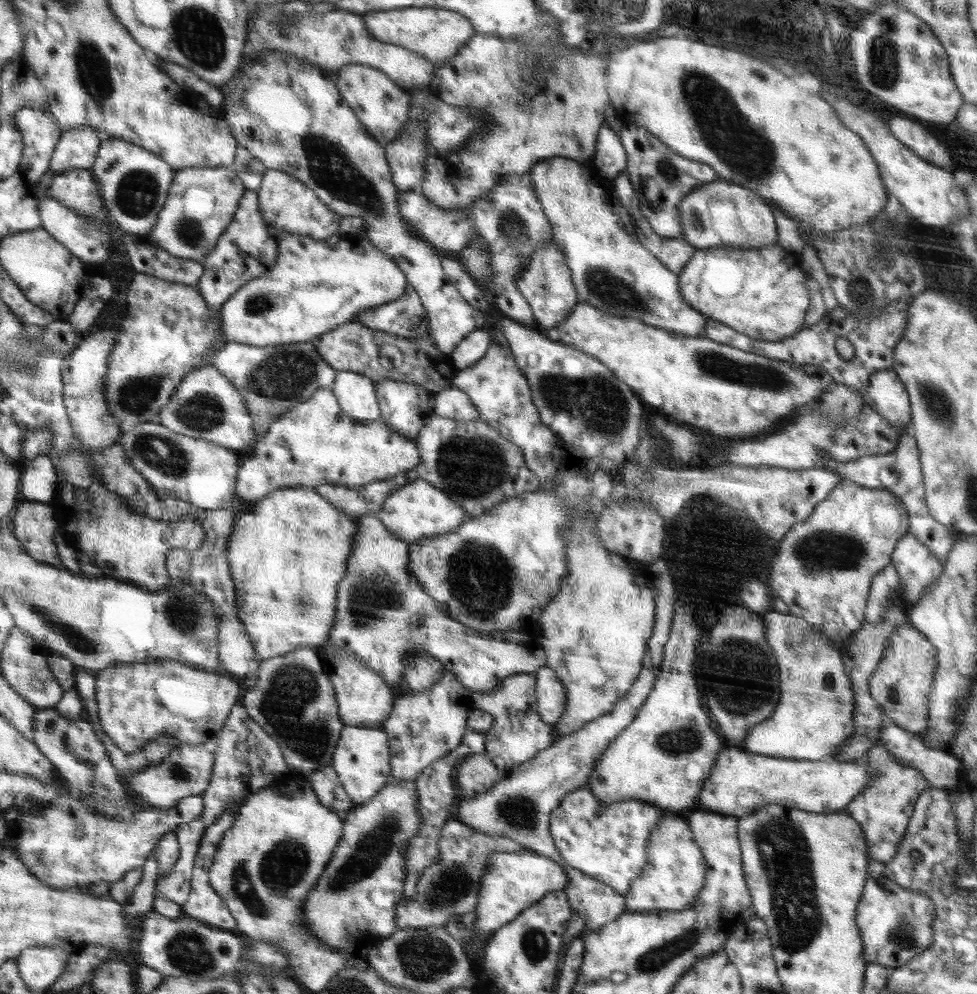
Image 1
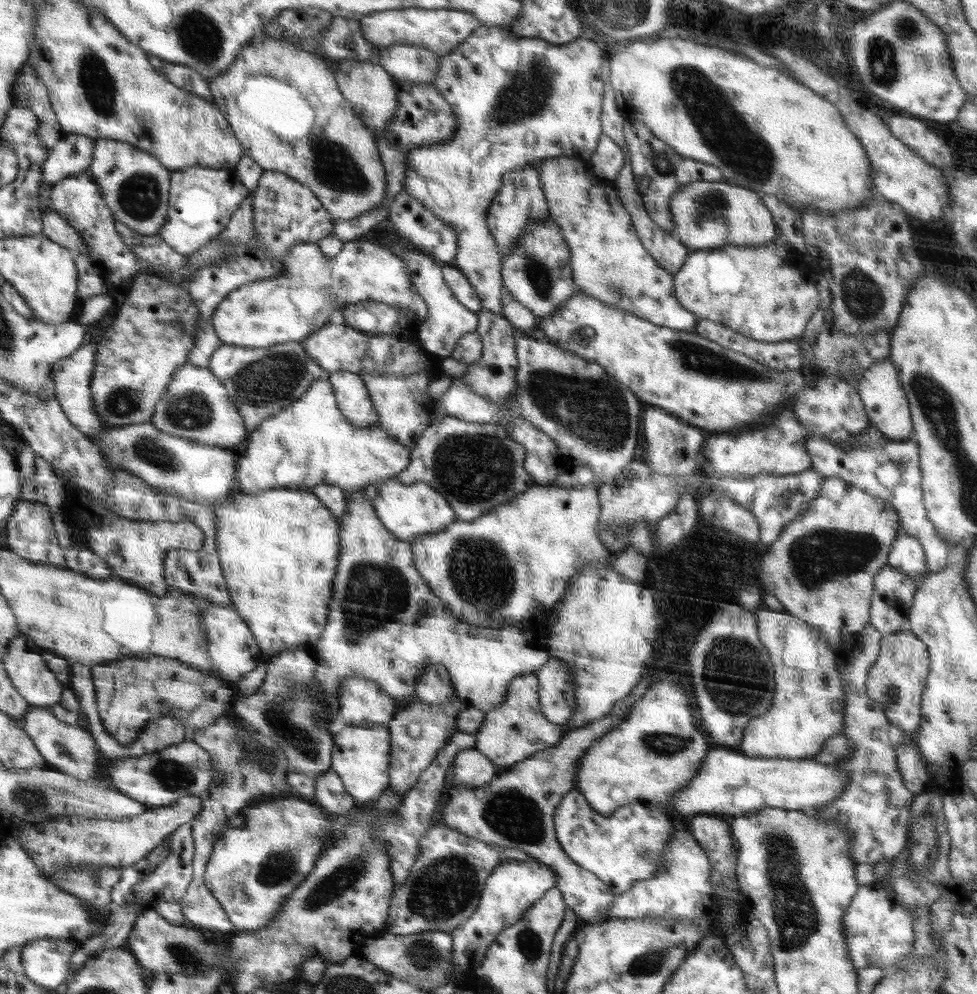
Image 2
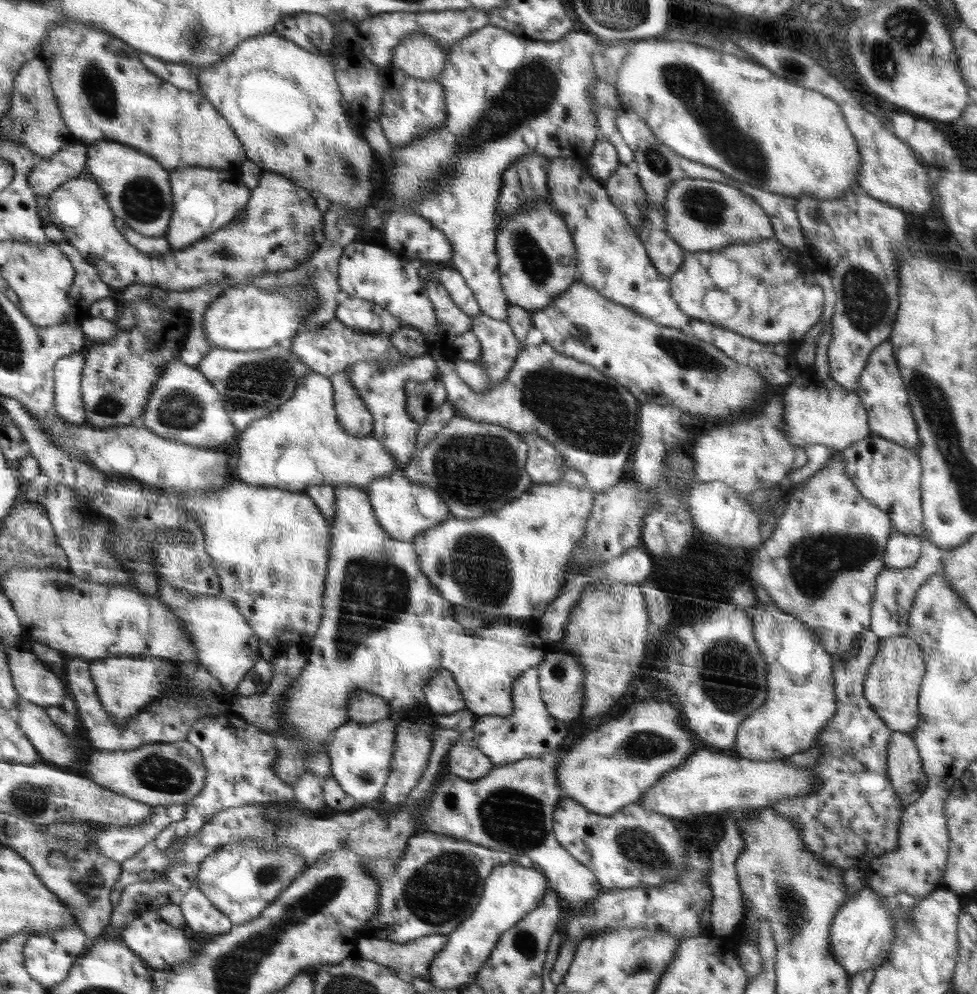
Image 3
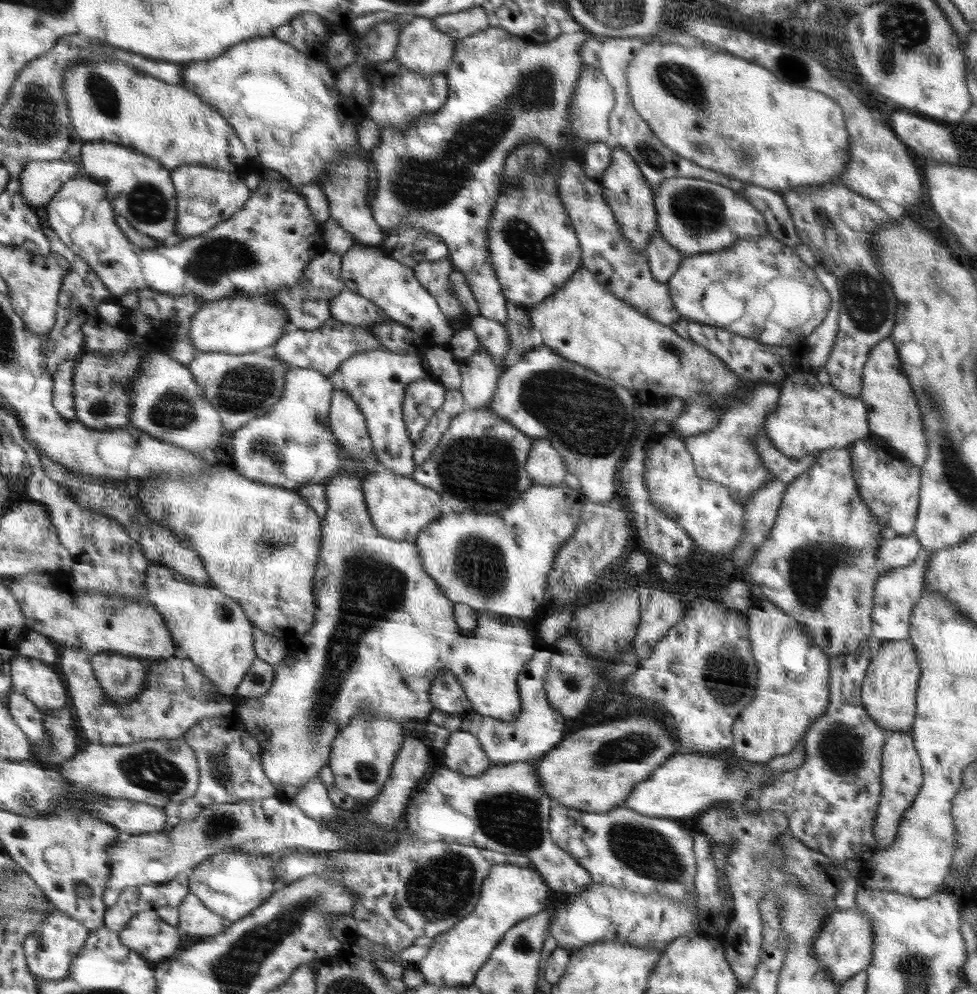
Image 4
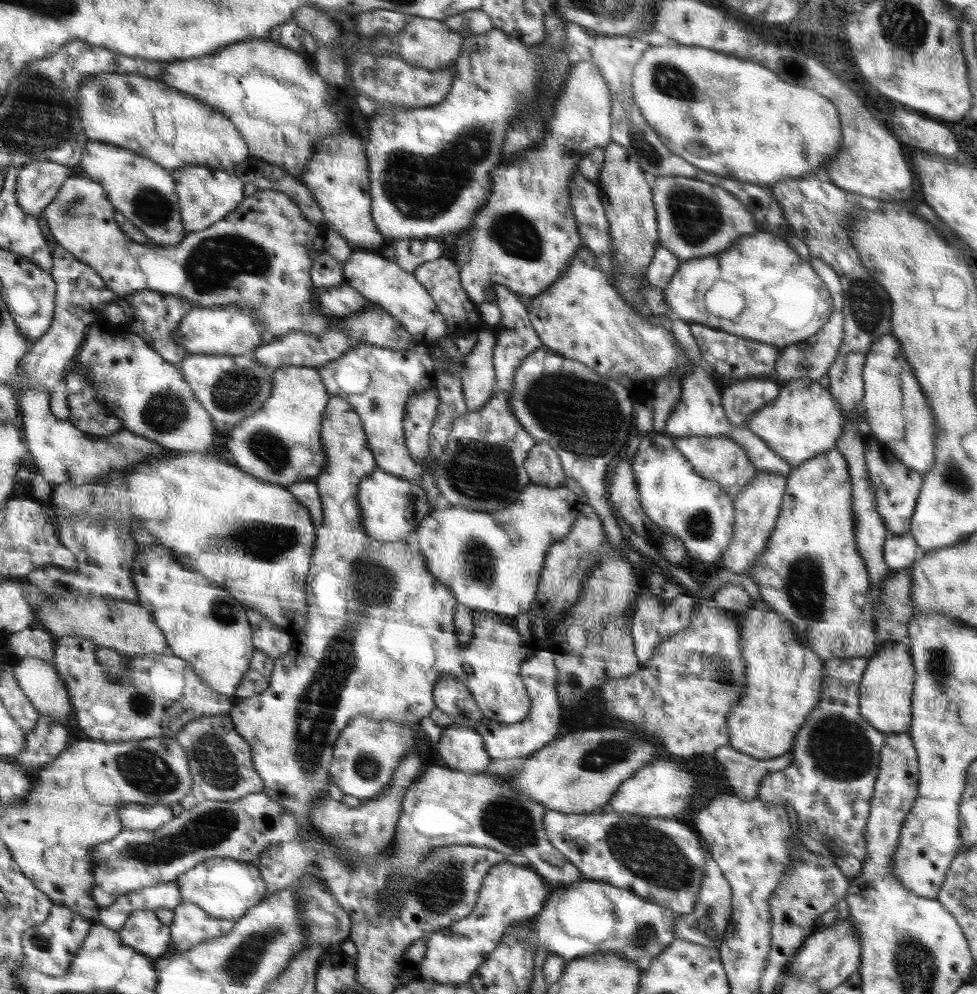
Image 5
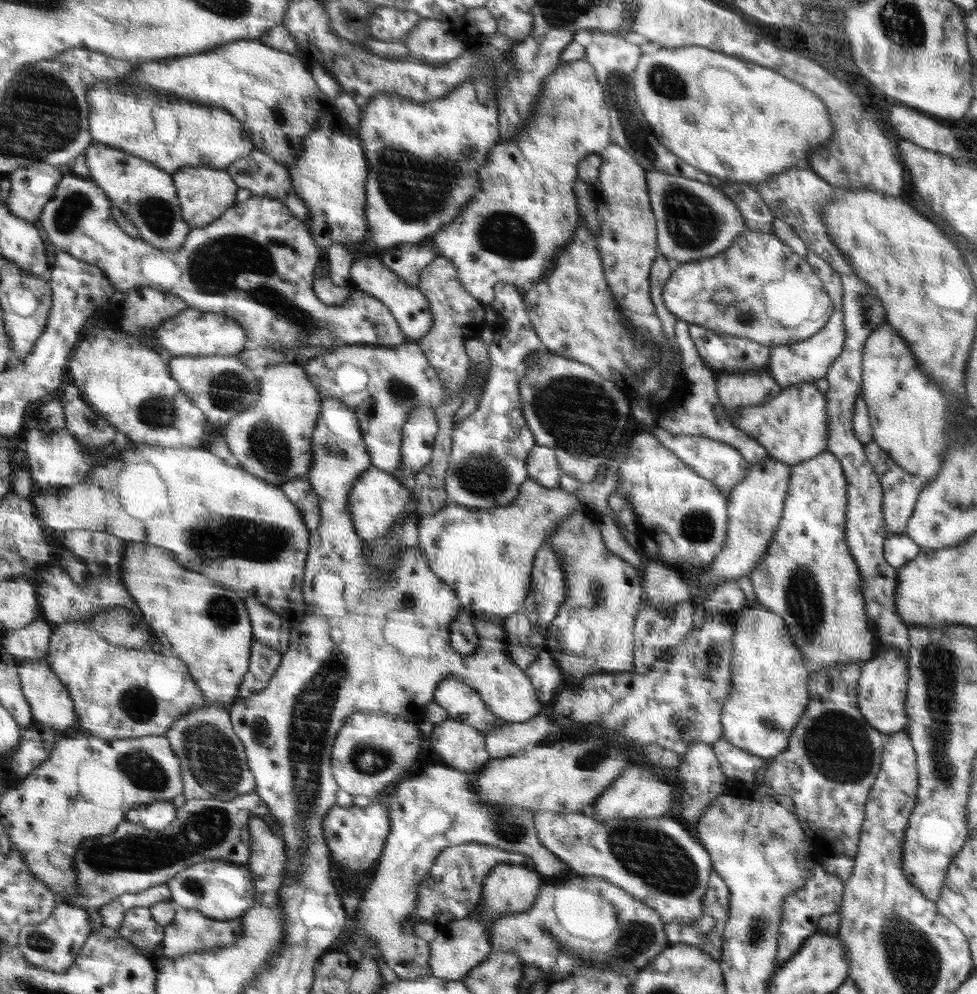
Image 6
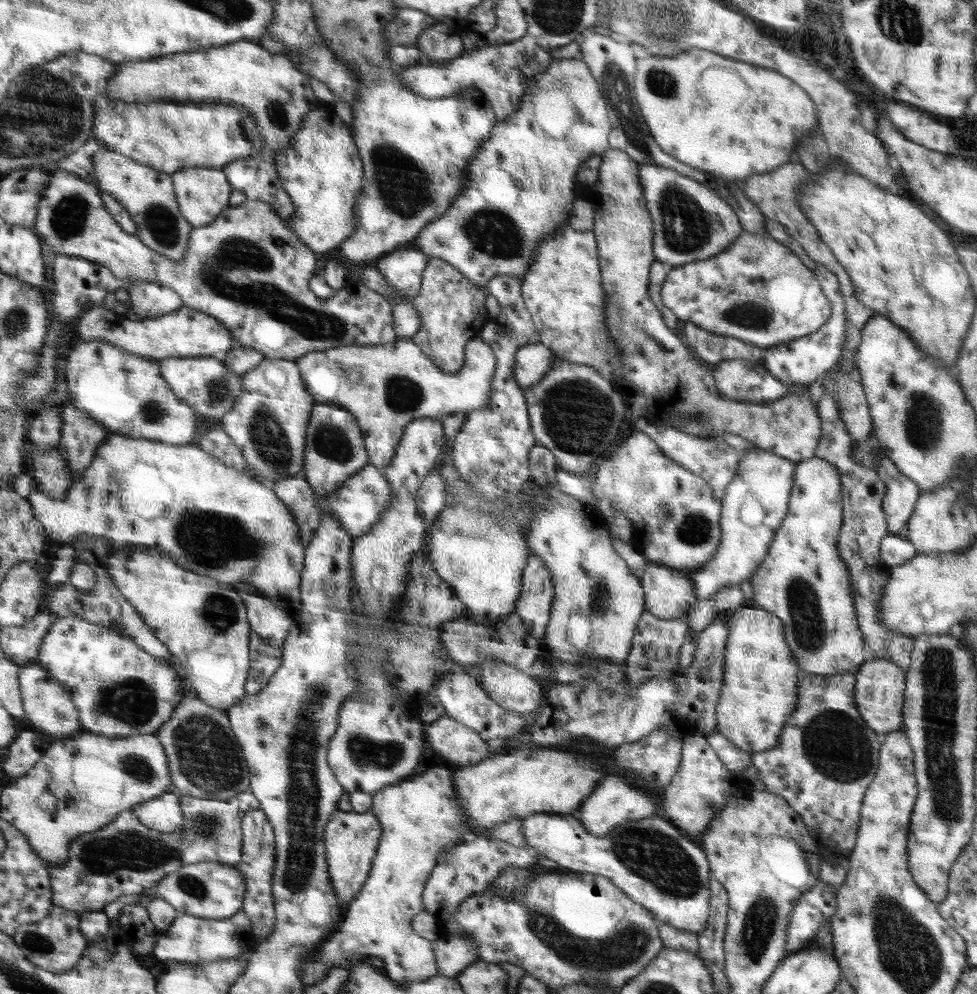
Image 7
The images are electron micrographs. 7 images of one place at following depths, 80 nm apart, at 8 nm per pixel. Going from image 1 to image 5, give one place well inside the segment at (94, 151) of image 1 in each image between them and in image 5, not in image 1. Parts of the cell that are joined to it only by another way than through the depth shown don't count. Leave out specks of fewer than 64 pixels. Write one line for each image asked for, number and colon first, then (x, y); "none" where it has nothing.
2: (73, 154)
3: (48, 174)
4: (41, 180)
5: (38, 183)

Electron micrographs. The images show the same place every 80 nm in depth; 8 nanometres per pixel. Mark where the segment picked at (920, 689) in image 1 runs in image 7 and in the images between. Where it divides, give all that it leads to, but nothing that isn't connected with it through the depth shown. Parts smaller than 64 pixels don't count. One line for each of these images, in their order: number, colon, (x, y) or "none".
2: (897, 679)
3: (892, 685)
4: (888, 692)
5: (885, 698)
6: (882, 686)
7: (880, 684)

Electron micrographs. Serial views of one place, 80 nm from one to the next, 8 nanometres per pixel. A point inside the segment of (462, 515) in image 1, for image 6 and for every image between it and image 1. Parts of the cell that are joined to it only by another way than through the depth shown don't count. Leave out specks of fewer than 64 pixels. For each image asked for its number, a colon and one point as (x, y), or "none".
2: (409, 511)
3: (405, 508)
4: (399, 507)
5: (392, 508)
6: (376, 501)

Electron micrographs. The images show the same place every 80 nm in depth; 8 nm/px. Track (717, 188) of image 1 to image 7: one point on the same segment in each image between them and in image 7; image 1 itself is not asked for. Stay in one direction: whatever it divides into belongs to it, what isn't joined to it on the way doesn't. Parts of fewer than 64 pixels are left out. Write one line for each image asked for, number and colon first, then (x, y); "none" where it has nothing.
2: (706, 215)
3: (700, 215)
4: (696, 217)
5: (695, 220)
6: (695, 221)
7: (692, 223)

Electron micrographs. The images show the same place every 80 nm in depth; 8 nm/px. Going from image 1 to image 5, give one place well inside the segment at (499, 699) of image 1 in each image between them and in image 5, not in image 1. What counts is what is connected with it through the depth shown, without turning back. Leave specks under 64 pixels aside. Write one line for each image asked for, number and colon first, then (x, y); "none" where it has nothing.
2: (516, 730)
3: (530, 731)
4: (538, 729)
5: (543, 725)

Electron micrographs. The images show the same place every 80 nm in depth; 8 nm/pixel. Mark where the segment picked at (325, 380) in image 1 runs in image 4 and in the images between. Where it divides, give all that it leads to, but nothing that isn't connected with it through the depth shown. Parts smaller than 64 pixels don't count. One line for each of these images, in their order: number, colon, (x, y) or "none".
2: (260, 381)
3: (253, 384)
4: (241, 387)

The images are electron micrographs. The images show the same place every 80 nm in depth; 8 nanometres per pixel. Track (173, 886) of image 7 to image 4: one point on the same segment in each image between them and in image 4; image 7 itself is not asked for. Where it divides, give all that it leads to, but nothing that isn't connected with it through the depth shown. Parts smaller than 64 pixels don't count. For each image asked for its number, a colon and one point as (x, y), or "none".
4: (231, 884)
5: (226, 888)
6: (222, 890)

